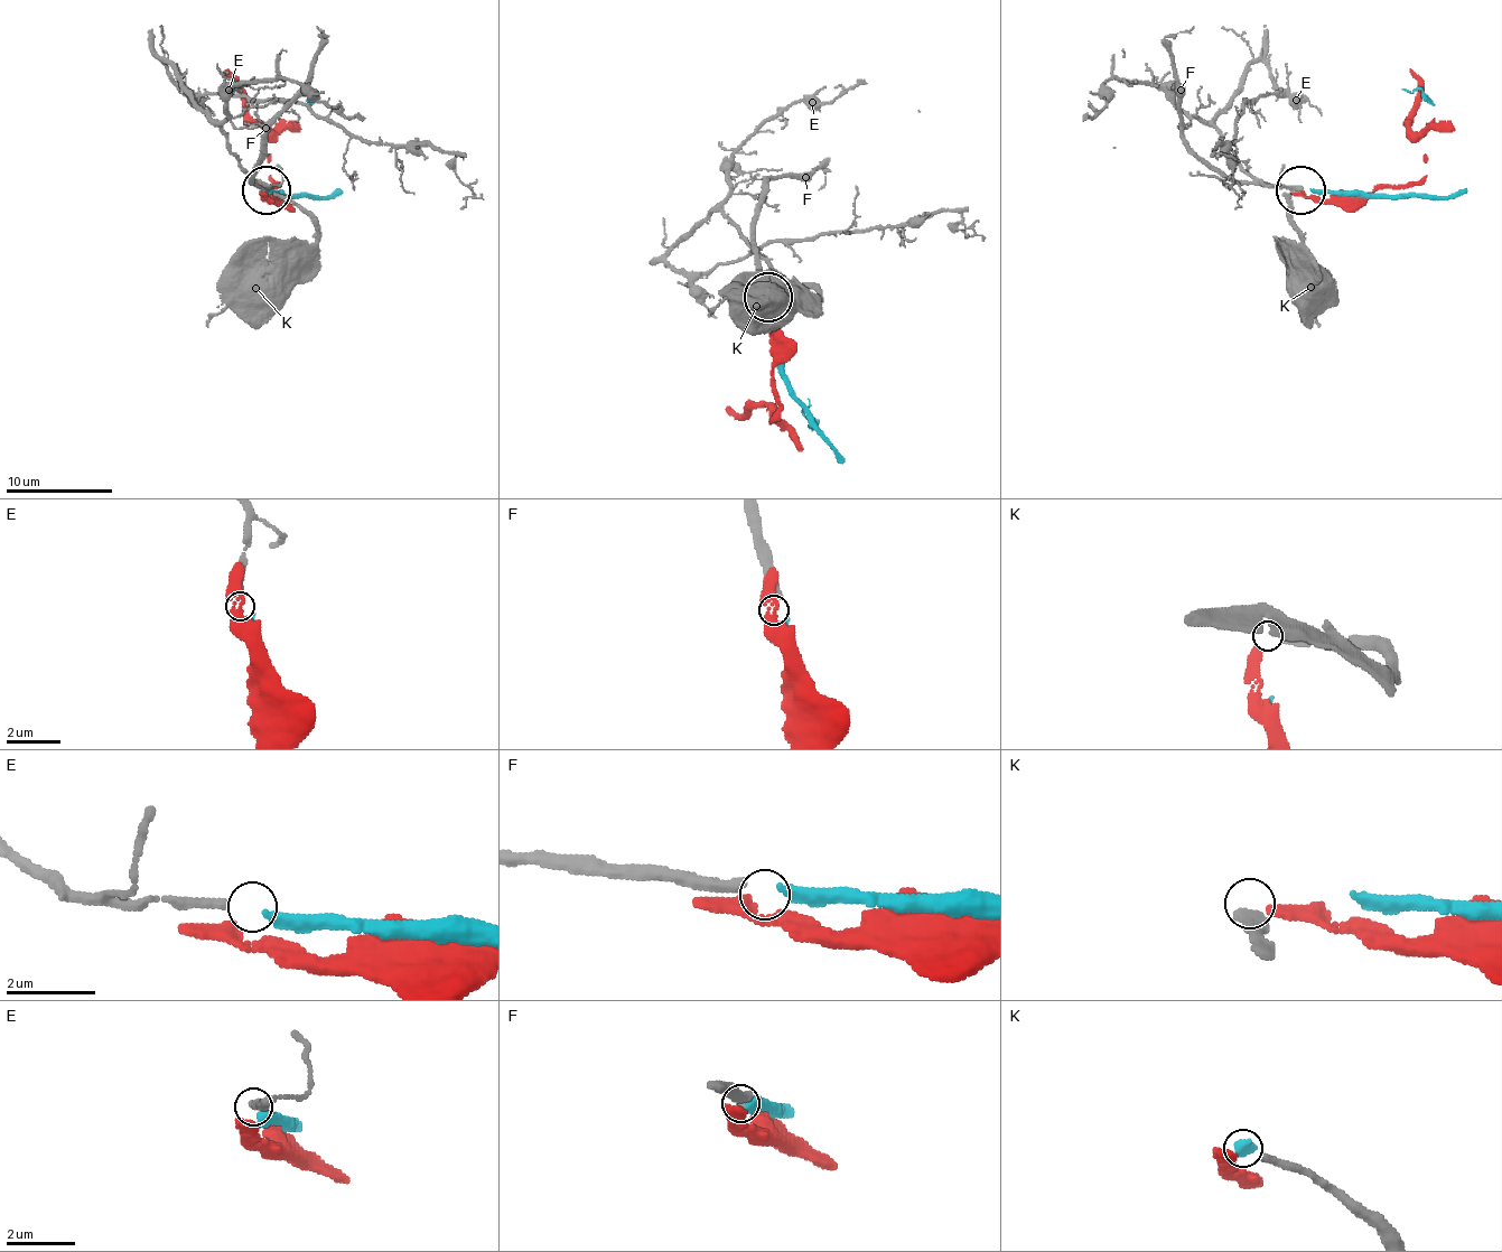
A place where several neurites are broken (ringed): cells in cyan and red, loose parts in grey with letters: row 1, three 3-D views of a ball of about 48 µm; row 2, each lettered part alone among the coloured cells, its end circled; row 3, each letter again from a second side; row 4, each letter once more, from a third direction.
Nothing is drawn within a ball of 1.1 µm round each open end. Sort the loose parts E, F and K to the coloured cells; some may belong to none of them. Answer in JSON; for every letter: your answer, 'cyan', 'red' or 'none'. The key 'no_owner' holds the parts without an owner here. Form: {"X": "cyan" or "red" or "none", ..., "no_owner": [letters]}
{"E": "none", "F": "cyan", "K": "red", "no_owner": ["E"]}

